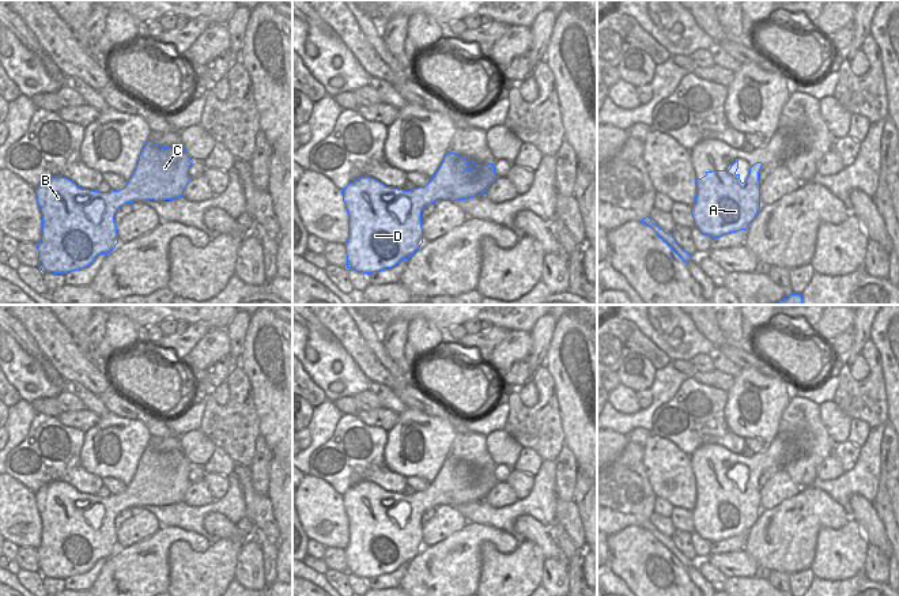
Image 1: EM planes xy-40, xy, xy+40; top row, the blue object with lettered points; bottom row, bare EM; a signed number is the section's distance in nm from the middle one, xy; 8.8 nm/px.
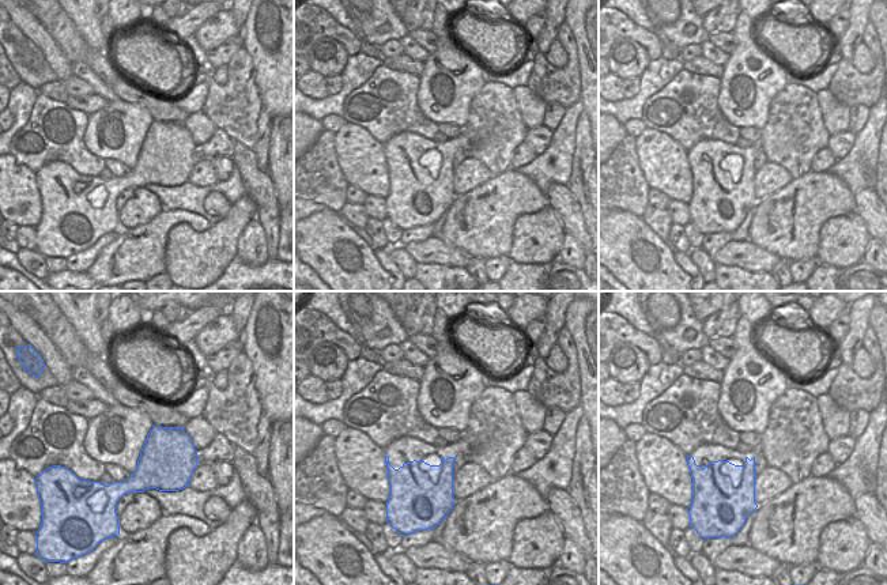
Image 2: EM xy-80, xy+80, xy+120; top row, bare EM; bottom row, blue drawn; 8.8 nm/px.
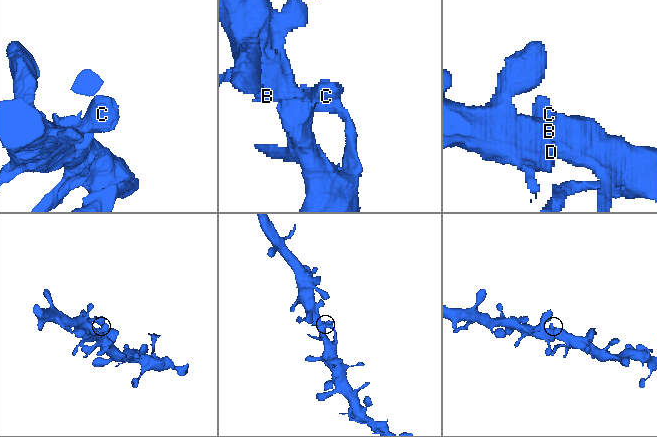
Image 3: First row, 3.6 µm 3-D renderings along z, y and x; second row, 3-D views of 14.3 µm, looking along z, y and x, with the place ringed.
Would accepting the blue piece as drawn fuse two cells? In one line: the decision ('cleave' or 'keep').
keep

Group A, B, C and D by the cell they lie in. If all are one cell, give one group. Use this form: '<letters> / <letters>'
A B C D

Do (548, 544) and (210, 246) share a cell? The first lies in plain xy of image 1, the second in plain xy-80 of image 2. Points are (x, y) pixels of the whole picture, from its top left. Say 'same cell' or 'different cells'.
different cells

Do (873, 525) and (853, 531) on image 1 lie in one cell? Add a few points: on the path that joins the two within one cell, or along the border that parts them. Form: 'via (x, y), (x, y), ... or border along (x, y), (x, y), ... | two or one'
border along (852, 519), (869, 546) | two

